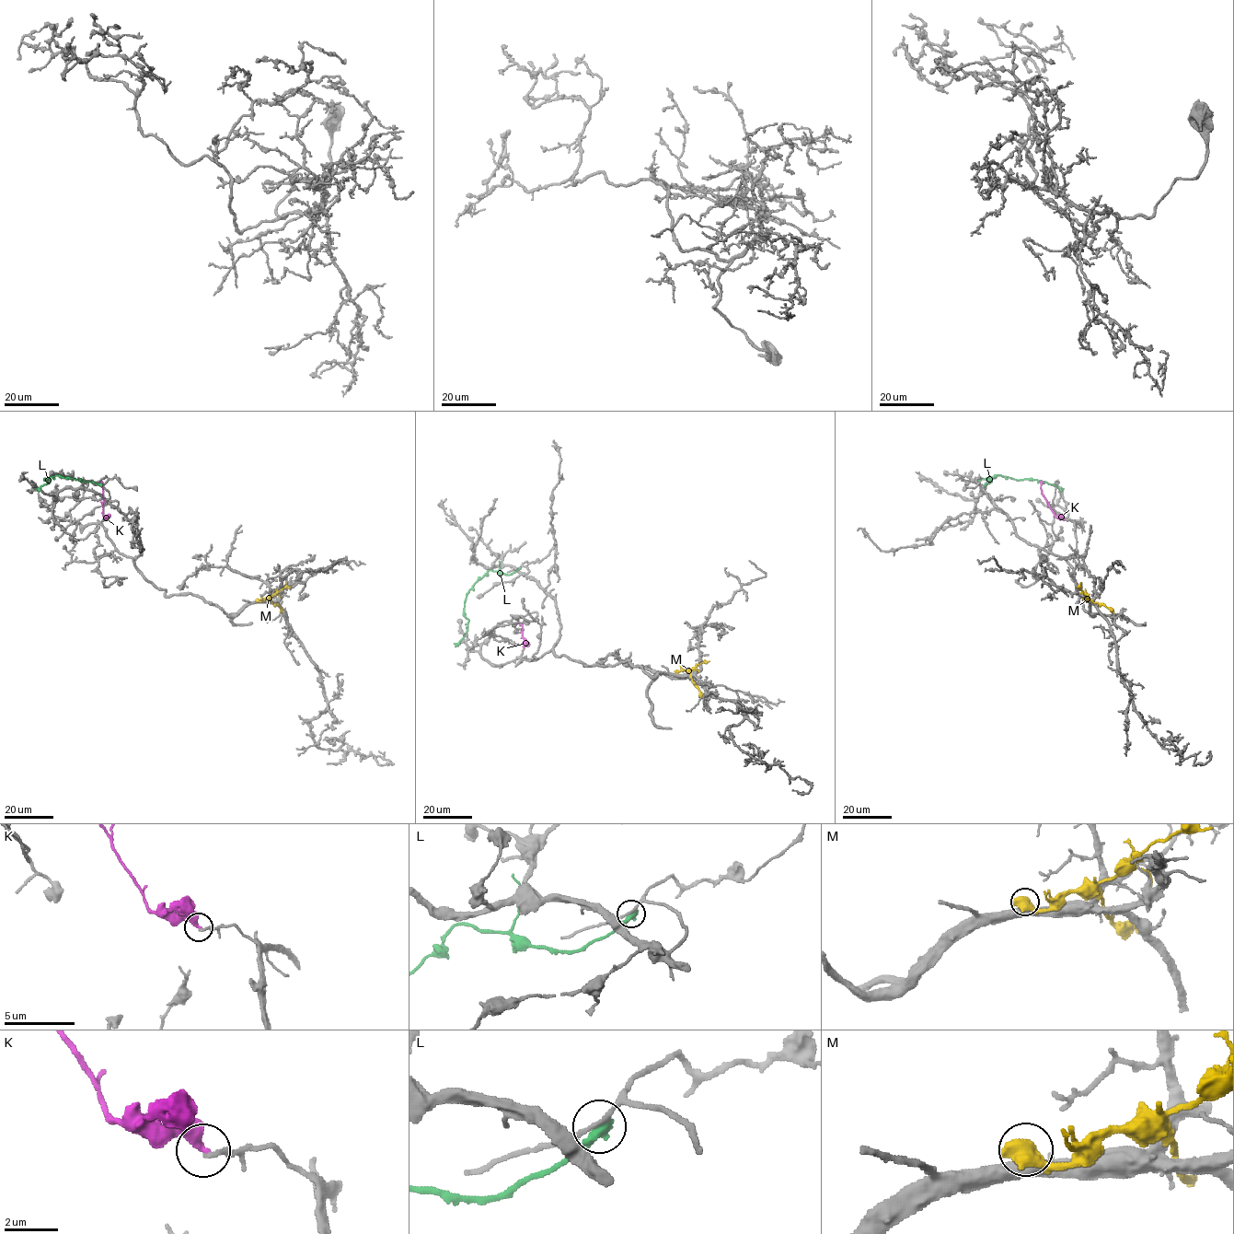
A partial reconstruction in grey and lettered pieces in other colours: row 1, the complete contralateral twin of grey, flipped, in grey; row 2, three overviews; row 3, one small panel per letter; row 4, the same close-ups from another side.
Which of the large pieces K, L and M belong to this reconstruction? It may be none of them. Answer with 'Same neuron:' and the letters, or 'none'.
Same neuron: none

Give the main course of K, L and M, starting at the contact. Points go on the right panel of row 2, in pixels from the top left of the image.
K: (1064, 519), (1054, 515), (1041, 492), (1042, 482)
L: (985, 485), (991, 482), (986, 478), (1000, 475), (1036, 480), (1063, 489)
M: (1089, 599), (1102, 603), (1113, 612)

